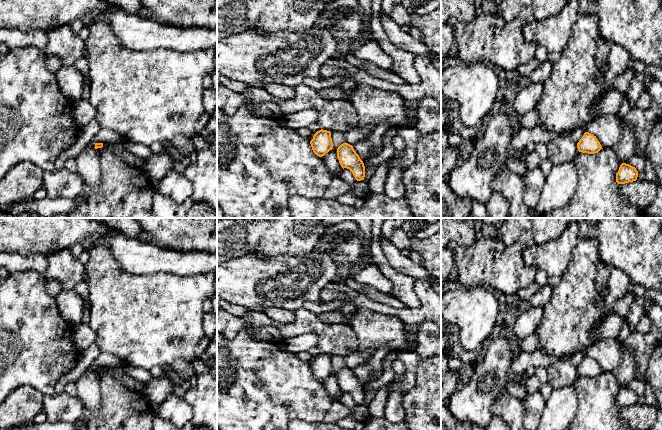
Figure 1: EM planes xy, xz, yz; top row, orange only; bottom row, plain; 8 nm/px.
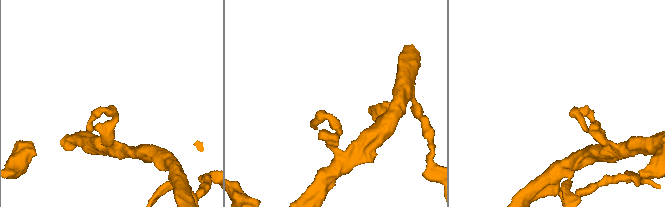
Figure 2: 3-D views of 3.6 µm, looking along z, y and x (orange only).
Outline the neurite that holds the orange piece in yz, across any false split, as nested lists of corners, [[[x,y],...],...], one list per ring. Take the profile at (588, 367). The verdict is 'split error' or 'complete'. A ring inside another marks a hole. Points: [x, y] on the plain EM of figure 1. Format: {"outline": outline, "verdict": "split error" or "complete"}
{"outline": [[[585,356],[582,362],[577,367],[579,376],[595,378],[598,377],[602,372],[600,366],[593,358]]], "verdict": "complete"}

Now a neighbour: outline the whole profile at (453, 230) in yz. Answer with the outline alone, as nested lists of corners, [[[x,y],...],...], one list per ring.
[[[441,218],[441,248],[450,243],[457,243],[464,247],[475,244],[479,237],[477,224],[461,218]]]

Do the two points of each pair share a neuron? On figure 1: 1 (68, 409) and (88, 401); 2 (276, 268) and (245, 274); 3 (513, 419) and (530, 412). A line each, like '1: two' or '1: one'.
1: two
2: one
3: two

